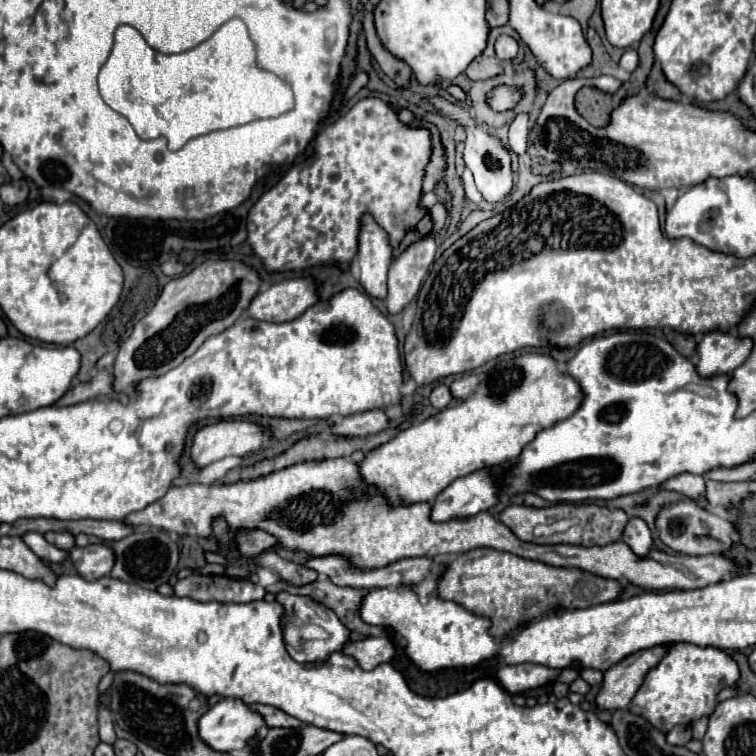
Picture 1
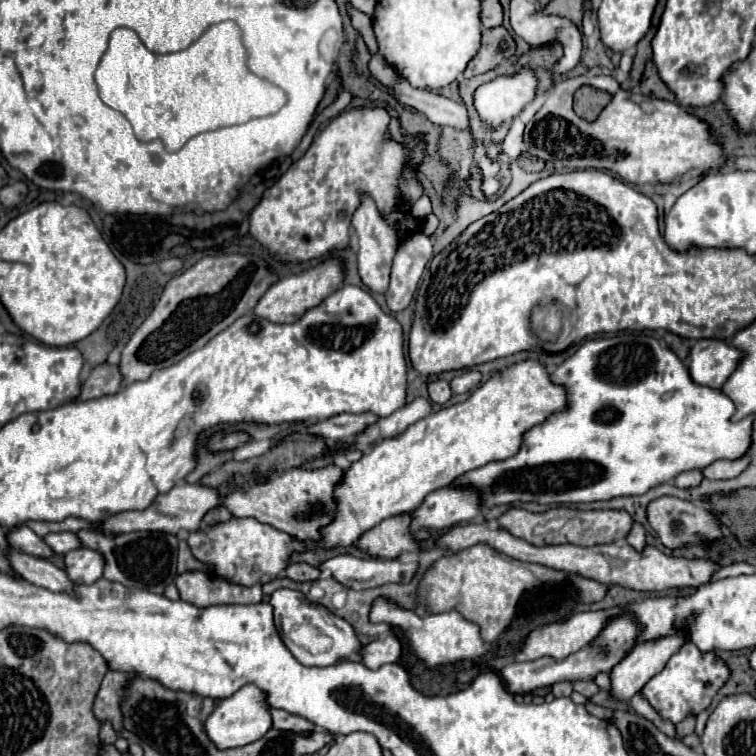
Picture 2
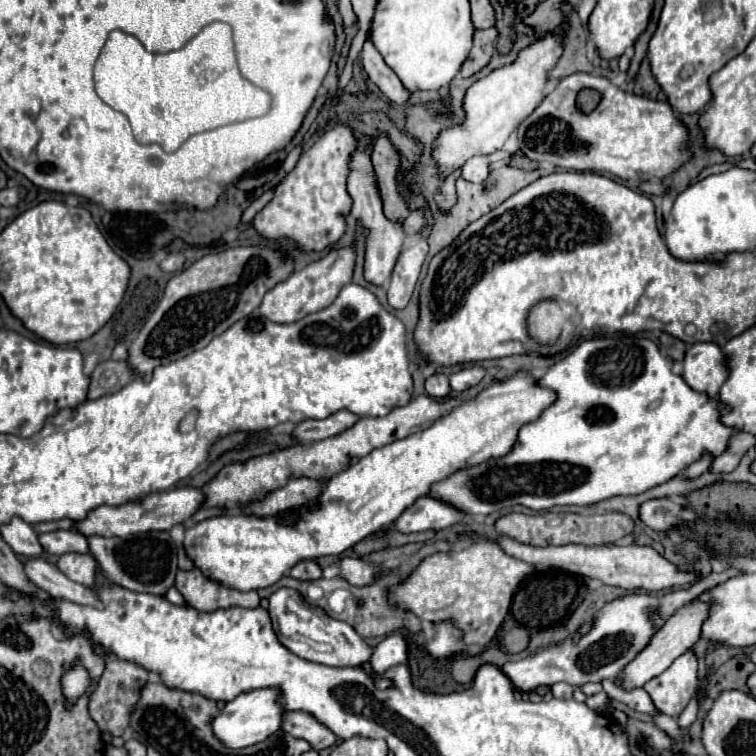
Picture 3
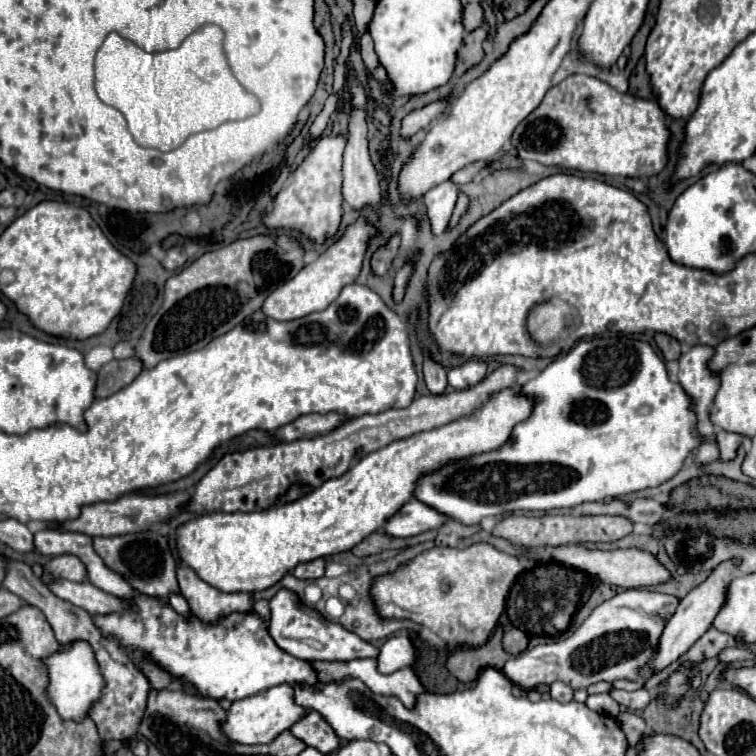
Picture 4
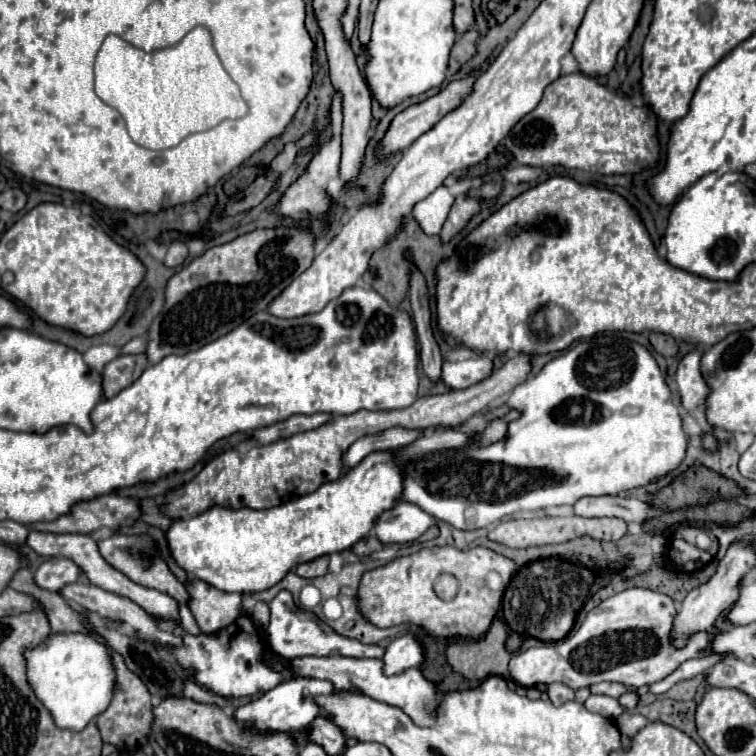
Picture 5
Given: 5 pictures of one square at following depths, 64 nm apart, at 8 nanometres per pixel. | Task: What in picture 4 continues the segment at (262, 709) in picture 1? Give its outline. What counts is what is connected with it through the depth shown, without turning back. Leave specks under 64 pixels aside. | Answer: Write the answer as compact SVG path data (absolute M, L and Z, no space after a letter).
M312 710L304 720L296 722L290 732L306 742L306 746L320 750L322 754L330 754L340 746L340 738L336 736L334 728L316 710Z

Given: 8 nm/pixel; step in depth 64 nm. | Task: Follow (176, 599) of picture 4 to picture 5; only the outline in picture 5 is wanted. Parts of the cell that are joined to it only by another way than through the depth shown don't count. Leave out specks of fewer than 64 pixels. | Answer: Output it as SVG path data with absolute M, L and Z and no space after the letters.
M179 603L181 625L185 633L190 635L199 635L202 633L198 627L189 606Z

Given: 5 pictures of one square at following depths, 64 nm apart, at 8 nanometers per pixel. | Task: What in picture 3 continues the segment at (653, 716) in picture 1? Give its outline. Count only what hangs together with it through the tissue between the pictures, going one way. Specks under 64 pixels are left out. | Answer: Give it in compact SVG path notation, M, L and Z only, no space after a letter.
M692 650L674 660L674 664L660 676L646 682L642 688L650 694L654 706L668 716L680 716L688 700L696 694L696 686L704 686L704 680L698 680L698 660Z

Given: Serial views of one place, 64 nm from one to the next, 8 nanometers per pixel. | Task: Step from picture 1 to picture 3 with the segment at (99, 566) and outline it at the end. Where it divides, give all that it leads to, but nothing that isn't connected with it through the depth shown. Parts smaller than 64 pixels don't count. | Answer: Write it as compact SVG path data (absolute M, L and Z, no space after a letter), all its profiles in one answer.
M62 554L56 562L56 568L64 572L70 580L78 584L94 584L94 572L96 572L96 560L92 554Z

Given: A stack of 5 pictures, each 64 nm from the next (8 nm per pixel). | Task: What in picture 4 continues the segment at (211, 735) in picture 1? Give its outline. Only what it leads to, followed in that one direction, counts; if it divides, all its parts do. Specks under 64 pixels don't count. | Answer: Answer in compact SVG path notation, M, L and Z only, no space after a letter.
M280 684L260 694L232 702L228 710L228 722L224 722L224 732L228 732L230 740L236 740L240 744L272 742L280 732L292 728L296 722L300 722L310 712L308 708L298 706L294 702L294 690L296 690L294 684Z

